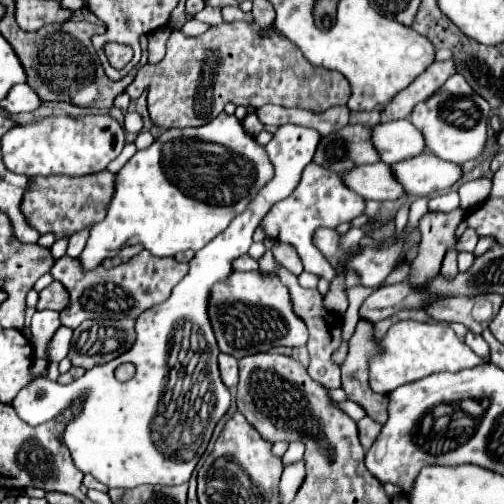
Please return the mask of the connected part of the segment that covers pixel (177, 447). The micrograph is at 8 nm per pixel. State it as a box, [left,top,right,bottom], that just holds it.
[12,123,320,489]

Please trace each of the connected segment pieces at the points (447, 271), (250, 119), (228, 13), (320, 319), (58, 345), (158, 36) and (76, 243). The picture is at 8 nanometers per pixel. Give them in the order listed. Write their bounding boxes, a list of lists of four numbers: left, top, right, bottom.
[[442,249,458,277],[242,111,264,137],[222,7,254,23],[258,251,342,389],[46,325,72,363],[148,27,171,65],[66,225,92,257]]

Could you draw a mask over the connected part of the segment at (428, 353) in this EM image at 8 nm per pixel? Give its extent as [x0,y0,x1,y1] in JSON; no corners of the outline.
[370,321,486,393]

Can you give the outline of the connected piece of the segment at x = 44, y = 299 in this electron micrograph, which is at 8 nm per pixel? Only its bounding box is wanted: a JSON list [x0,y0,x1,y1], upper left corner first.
[36,281,68,311]

